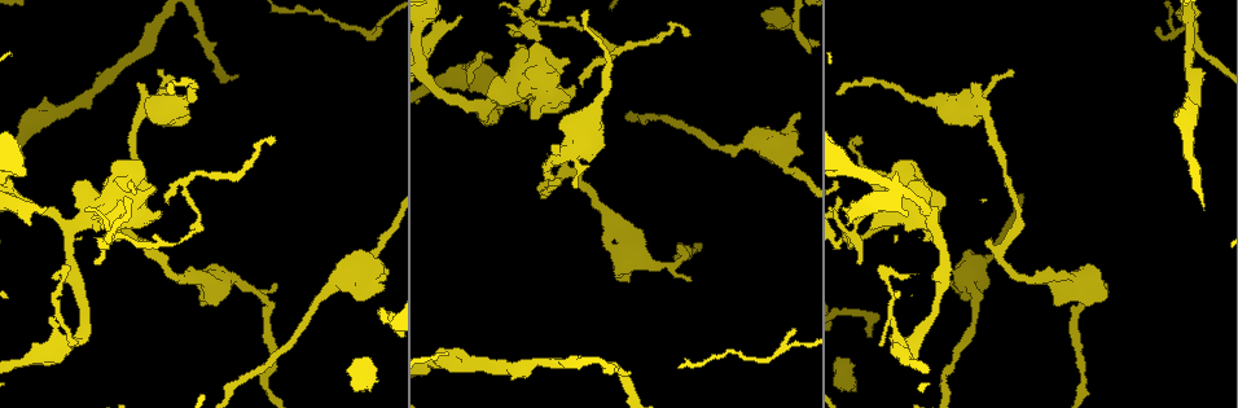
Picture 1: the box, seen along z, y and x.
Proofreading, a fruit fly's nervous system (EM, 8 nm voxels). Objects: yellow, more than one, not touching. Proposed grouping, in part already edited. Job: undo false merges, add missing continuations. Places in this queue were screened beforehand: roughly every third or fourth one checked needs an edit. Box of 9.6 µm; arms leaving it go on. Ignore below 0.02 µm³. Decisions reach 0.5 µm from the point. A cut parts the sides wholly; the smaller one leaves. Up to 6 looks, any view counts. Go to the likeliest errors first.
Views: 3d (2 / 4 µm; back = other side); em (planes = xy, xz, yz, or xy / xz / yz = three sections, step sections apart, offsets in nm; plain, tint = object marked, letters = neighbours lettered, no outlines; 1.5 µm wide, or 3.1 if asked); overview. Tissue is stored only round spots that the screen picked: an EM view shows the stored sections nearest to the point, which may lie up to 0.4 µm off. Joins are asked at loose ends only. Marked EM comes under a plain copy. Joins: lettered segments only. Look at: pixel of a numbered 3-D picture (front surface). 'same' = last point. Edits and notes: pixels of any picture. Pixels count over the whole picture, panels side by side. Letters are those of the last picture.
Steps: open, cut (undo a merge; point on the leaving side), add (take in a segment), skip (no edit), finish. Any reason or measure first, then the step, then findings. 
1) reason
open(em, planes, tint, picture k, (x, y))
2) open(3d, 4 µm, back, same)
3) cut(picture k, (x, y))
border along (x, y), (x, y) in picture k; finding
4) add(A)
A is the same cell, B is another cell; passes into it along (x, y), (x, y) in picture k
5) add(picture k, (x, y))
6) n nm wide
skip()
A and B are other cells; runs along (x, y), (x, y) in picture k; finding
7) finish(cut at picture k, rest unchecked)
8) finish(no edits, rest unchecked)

free end
open(3d, 2 µm, picture 1, (551, 148))

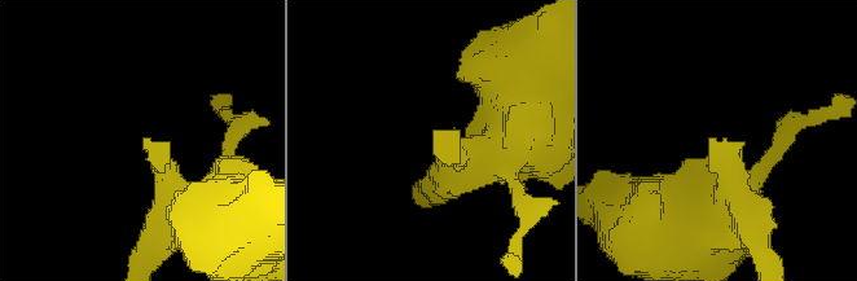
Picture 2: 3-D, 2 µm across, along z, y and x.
shape alone is not enough
open(em, planes, letters, picture 2, (712, 142))

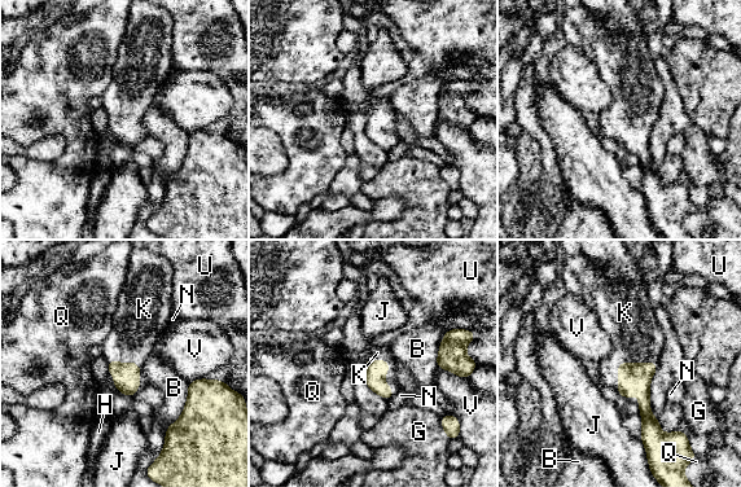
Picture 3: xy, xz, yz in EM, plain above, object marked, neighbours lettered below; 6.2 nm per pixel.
add(K)
K is the same cell, B, G, H, J, N, Q, U and V are other cells; passes into it along (375, 368), (387, 369), (377, 352) in picture 3; it goes on there

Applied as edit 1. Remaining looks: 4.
open(overview)

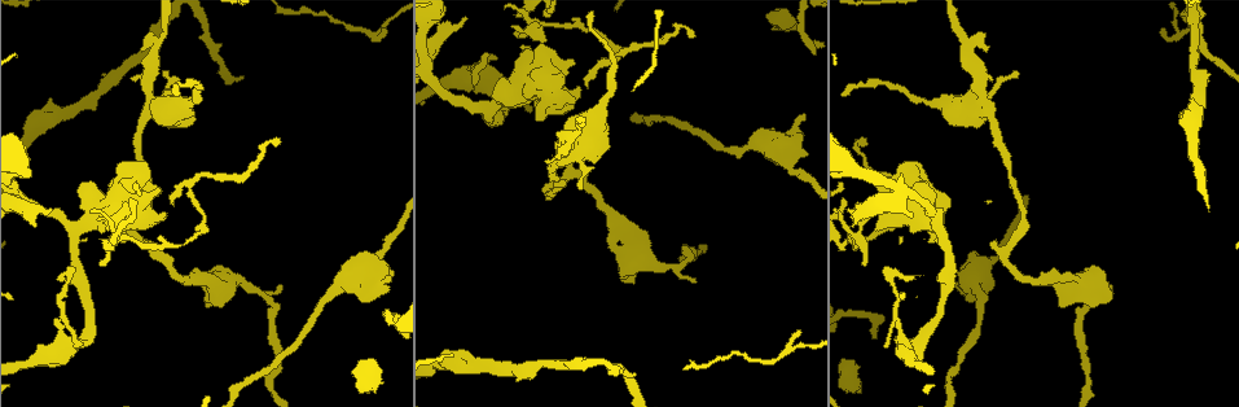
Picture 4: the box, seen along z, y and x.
thin end
open(em, planes, letters, picture 4, (695, 280))

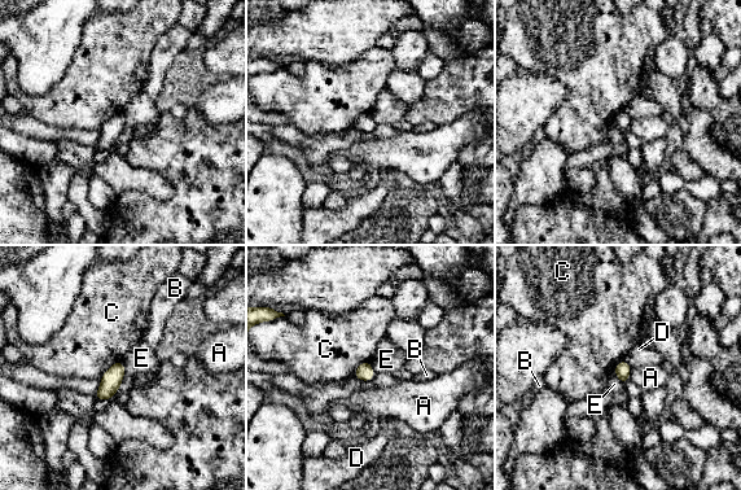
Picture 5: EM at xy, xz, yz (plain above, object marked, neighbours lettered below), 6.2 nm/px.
100 nm wide
skip()
A, B, C, D and E are other cells; border along (122, 361), (123, 379), (117, 392) in picture 5; no lettered segment goes on from it

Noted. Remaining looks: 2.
finish(add at picture 3, rest unchecked)

